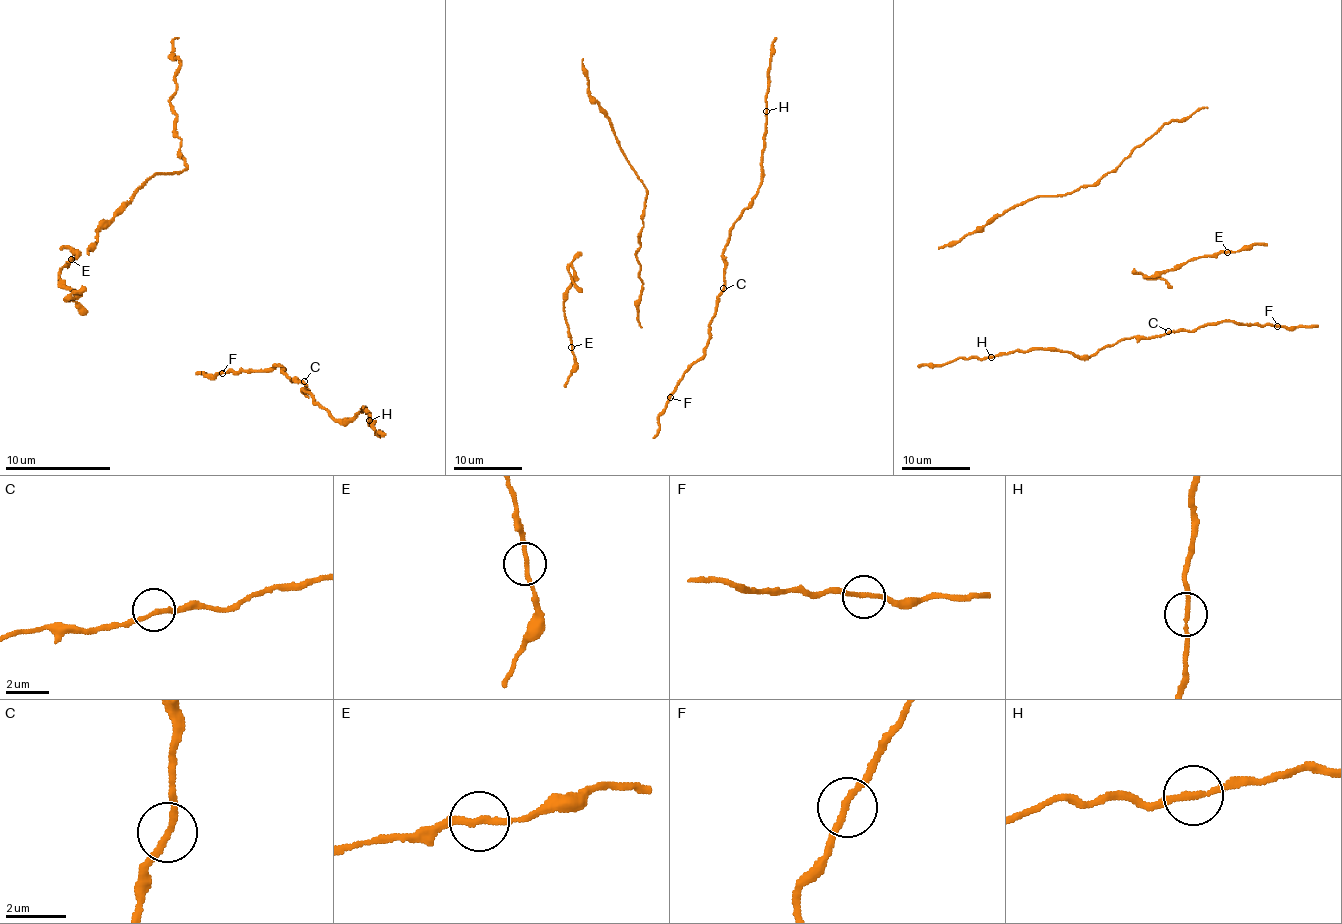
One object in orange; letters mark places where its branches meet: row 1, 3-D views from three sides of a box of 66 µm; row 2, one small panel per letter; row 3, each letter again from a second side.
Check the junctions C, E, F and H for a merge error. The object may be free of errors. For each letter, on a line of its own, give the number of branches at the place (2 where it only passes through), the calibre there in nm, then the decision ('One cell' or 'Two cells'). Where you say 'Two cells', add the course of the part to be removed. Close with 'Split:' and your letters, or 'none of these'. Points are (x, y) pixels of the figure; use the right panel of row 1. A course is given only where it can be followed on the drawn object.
C: Branches: 2. Thickness 200 nm. One cell
E: Branches: 2. Thickness 200 nm. One cell
F: Branches: 2. Thickness 200 nm. One cell
H: Branches: 2. Thickness 200 nm. One cell
Split: none of these

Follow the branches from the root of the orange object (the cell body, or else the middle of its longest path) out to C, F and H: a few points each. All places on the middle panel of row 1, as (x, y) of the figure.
C: (718, 302), (718, 294), (723, 288)
F: (718, 302), (716, 314), (709, 325), (706, 352), (690, 366), (670, 397)
H: (718, 302), (718, 294), (725, 282), (723, 250), (730, 228), (749, 206), (761, 181), (766, 111)

